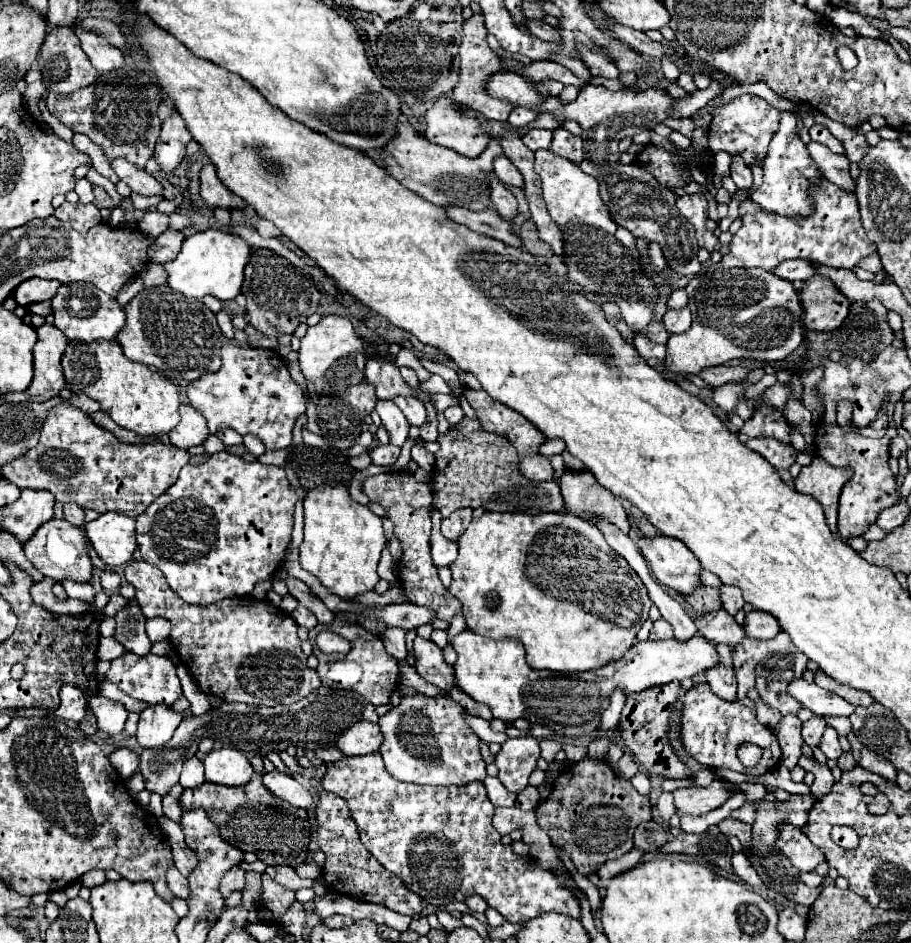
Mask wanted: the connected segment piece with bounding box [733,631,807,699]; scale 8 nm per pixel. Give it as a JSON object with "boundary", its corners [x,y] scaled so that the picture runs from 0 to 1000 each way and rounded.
{"boundary":[[[859,669],[844,680],[833,680],[833,678],[818,676],[805,688],[805,709],[807,709],[809,722],[811,722],[809,739],[818,741],[822,729],[829,726],[831,718],[838,718],[838,720],[844,720],[844,722],[864,722],[864,724],[868,724],[870,720],[877,720],[884,712],[884,703],[886,703],[886,699],[881,697],[881,692],[877,692],[877,688],[873,688],[866,673],[859,671]]]}

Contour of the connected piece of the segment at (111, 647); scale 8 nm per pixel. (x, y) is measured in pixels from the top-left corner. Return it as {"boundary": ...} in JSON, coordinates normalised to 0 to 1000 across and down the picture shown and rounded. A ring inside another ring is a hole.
{"boundary":[[[111,678],[111,682],[109,682],[109,701],[122,701],[122,699],[126,699],[126,697],[135,697],[135,684],[131,684],[131,680],[126,680],[126,678]]]}

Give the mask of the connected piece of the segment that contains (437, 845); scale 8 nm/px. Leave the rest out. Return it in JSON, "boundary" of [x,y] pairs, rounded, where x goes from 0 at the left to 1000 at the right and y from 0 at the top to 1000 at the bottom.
{"boundary":[[[414,796],[396,803],[377,803],[357,811],[359,820],[355,824],[355,835],[359,841],[368,841],[381,849],[381,858],[392,875],[396,894],[416,915],[420,915],[423,922],[438,928],[445,941],[464,955],[482,962],[497,955],[510,955],[517,949],[528,949],[535,960],[546,964],[559,979],[581,977],[600,966],[620,968],[629,975],[638,972],[636,953],[618,941],[605,924],[594,922],[581,907],[568,907],[561,896],[550,894],[550,885],[539,873],[543,856],[535,847],[535,839],[526,828],[510,835],[464,835],[434,828],[425,820],[420,803],[416,803]]]}

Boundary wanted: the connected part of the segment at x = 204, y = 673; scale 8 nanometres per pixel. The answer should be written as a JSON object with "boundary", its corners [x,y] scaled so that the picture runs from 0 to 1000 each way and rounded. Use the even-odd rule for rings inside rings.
{"boundary":[[[155,593],[144,595],[135,610],[150,627],[157,652],[161,656],[181,654],[188,661],[186,680],[223,735],[249,745],[317,748],[352,729],[348,712],[337,707],[324,656],[300,639],[254,633],[236,642],[210,642],[192,631],[170,599]]]}

